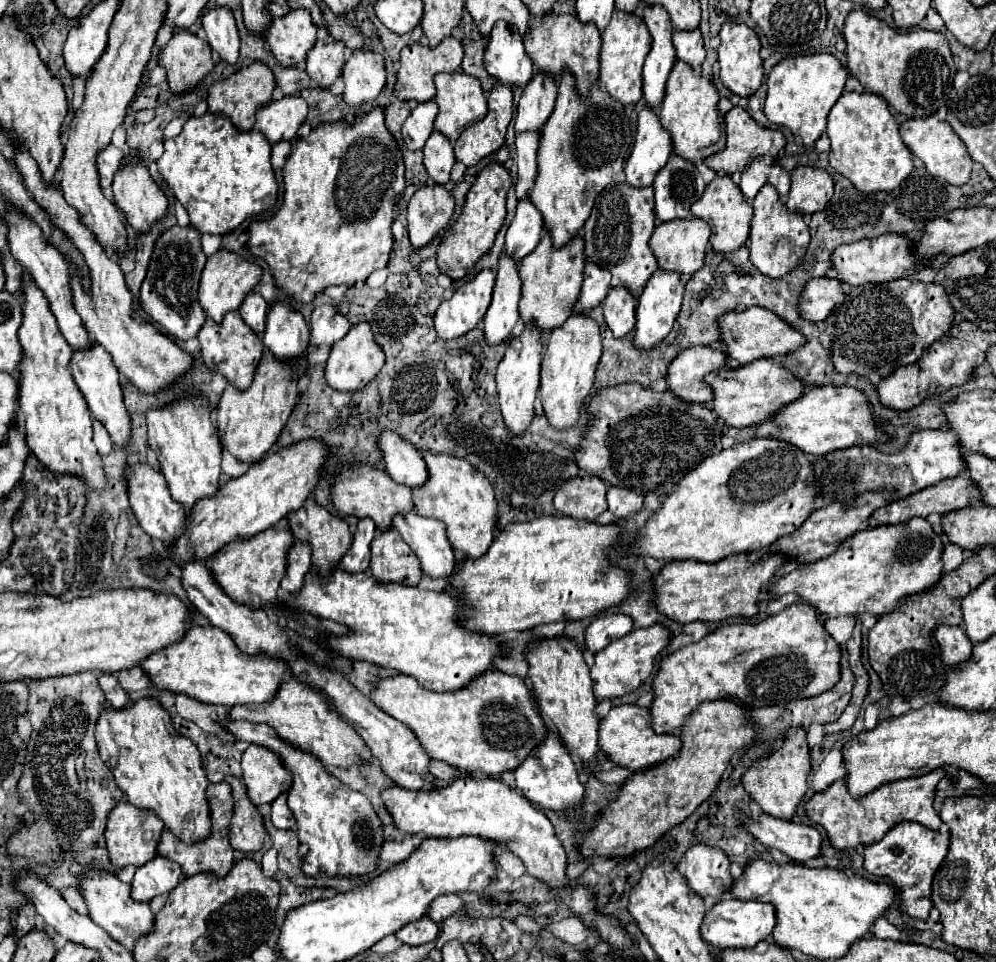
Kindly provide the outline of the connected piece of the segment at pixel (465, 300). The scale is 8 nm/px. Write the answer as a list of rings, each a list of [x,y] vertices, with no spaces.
[[[482,269],[472,281],[464,283],[450,301],[442,301],[434,325],[442,339],[456,339],[472,331],[484,317],[494,289],[494,273]]]

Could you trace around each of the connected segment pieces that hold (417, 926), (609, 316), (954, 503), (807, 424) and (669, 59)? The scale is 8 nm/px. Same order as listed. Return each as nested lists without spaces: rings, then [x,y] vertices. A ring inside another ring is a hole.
[[[426,915],[422,921],[414,921],[414,925],[406,925],[406,929],[400,929],[396,937],[406,945],[424,945],[438,937],[440,927]]]
[[[610,289],[604,299],[604,321],[614,333],[614,337],[624,337],[634,329],[634,309],[638,305],[636,297],[630,297],[628,289]]]
[[[954,477],[954,479],[946,479],[946,481],[940,481],[938,485],[930,485],[906,499],[894,499],[890,501],[888,505],[884,505],[882,509],[876,509],[870,517],[870,527],[878,527],[878,525],[898,525],[898,523],[904,523],[904,521],[910,521],[912,517],[926,517],[930,513],[950,513],[950,511],[956,511],[956,509],[962,509],[966,505],[970,505],[972,499],[980,499],[980,491],[978,487],[972,483],[970,477]]]
[[[848,385],[810,387],[808,393],[804,393],[790,405],[784,405],[778,411],[778,415],[772,417],[770,421],[778,429],[778,433],[772,435],[774,439],[786,441],[814,457],[826,455],[836,449],[848,449],[852,445],[864,445],[864,443],[878,445],[878,443],[886,441],[886,437],[882,437],[882,431],[878,429],[878,425],[874,421],[866,395]]]
[[[644,5],[644,23],[652,35],[652,49],[644,63],[644,99],[646,105],[658,109],[664,99],[666,79],[676,61],[670,17],[666,17],[666,9],[662,5]]]

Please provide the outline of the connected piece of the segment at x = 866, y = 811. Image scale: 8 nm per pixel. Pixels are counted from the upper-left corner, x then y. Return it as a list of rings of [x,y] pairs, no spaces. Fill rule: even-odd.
[[[936,769],[928,775],[922,775],[918,779],[900,779],[882,785],[880,789],[872,791],[870,795],[862,799],[850,797],[846,791],[844,779],[838,779],[834,785],[830,785],[826,791],[816,793],[808,803],[806,803],[806,815],[812,823],[822,825],[828,831],[830,843],[834,849],[844,851],[844,849],[856,849],[858,843],[870,845],[880,841],[888,829],[902,821],[914,821],[922,823],[928,829],[938,829],[942,825],[938,813],[934,811],[934,791],[938,781],[944,777],[944,769]]]

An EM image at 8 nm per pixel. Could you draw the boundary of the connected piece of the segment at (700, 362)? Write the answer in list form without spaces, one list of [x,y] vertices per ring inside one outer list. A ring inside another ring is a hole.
[[[690,347],[682,349],[674,361],[668,365],[666,385],[676,397],[688,403],[710,403],[712,391],[704,383],[704,375],[712,369],[730,367],[726,353],[710,347]]]

